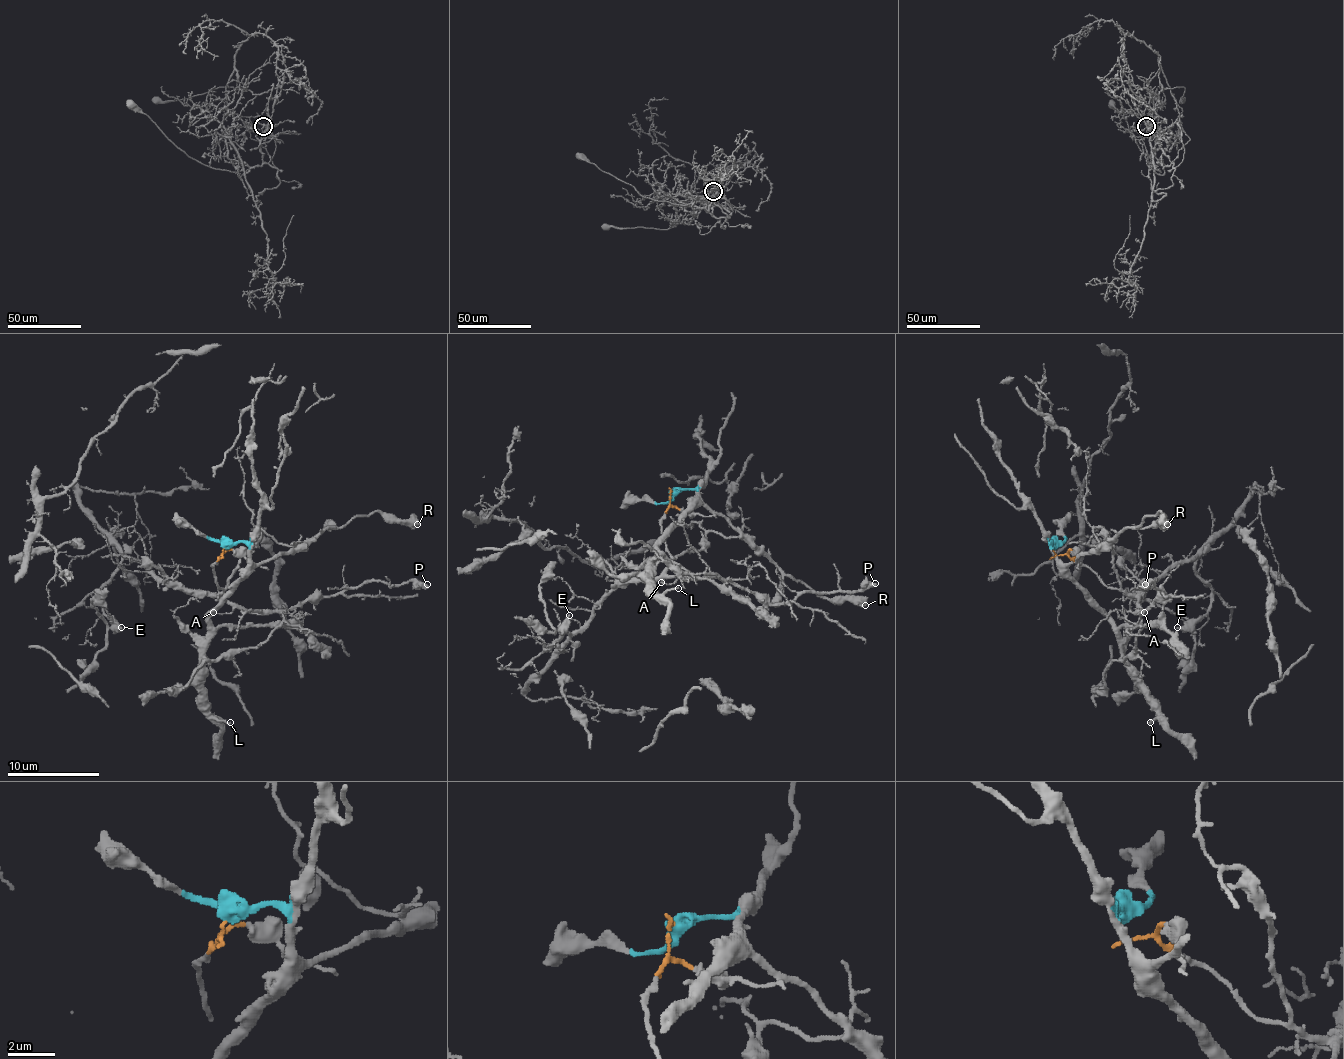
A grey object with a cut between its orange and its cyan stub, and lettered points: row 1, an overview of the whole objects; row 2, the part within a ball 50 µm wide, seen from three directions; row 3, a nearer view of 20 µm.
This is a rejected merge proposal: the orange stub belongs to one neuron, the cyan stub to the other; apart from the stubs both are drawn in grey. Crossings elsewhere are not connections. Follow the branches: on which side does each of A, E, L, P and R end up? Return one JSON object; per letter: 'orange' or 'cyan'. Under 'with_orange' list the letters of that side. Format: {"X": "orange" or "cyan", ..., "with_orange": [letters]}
{"A": "orange", "E": "orange", "L": "cyan", "P": "orange", "R": "cyan", "with_orange": ["A", "E", "P"]}

